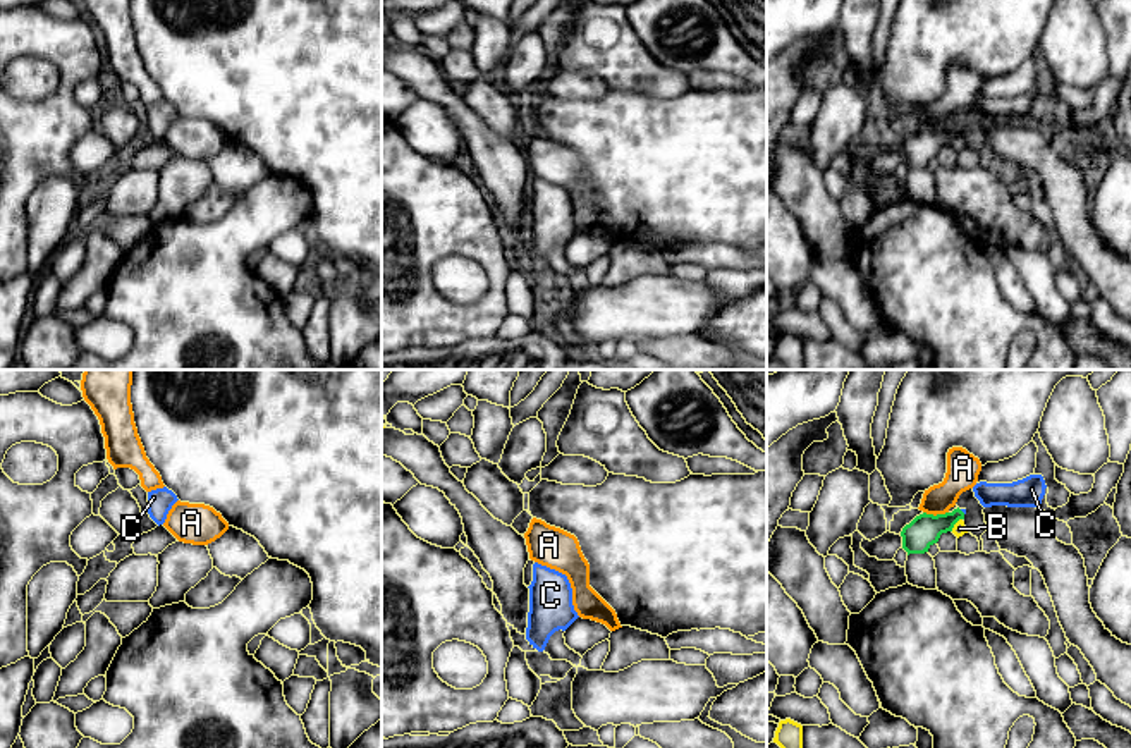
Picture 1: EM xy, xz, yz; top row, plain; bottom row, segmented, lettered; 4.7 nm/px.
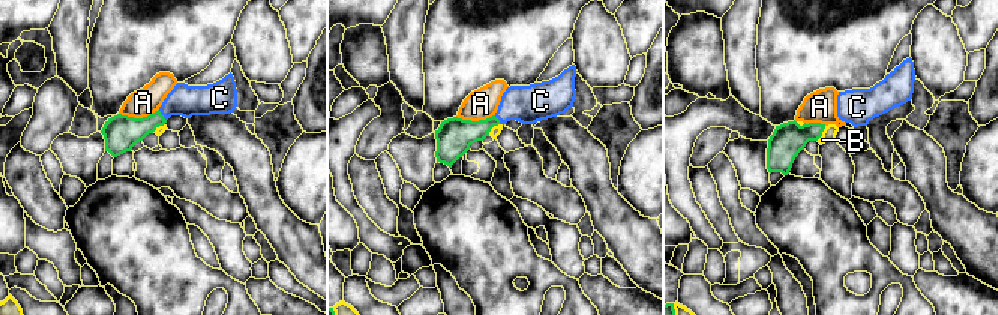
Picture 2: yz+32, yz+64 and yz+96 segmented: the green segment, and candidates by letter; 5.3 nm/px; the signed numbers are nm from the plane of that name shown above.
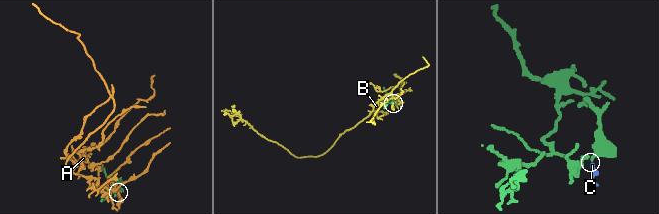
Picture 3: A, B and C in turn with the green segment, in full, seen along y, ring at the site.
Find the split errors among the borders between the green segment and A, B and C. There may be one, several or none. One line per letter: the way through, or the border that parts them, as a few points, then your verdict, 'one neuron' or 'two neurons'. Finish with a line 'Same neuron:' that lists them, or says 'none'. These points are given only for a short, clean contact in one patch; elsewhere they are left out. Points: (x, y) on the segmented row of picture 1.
A: along yz (923, 511), (934, 515), (947, 513) | two neurons
B: two neurons
C: across yz (925, 530), (944, 523), (961, 511), (961, 509) | one neuron
Same neuron: C

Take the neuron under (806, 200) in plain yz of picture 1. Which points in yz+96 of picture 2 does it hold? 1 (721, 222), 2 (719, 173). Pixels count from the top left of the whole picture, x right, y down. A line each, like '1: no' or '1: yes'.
1: yes
2: no

